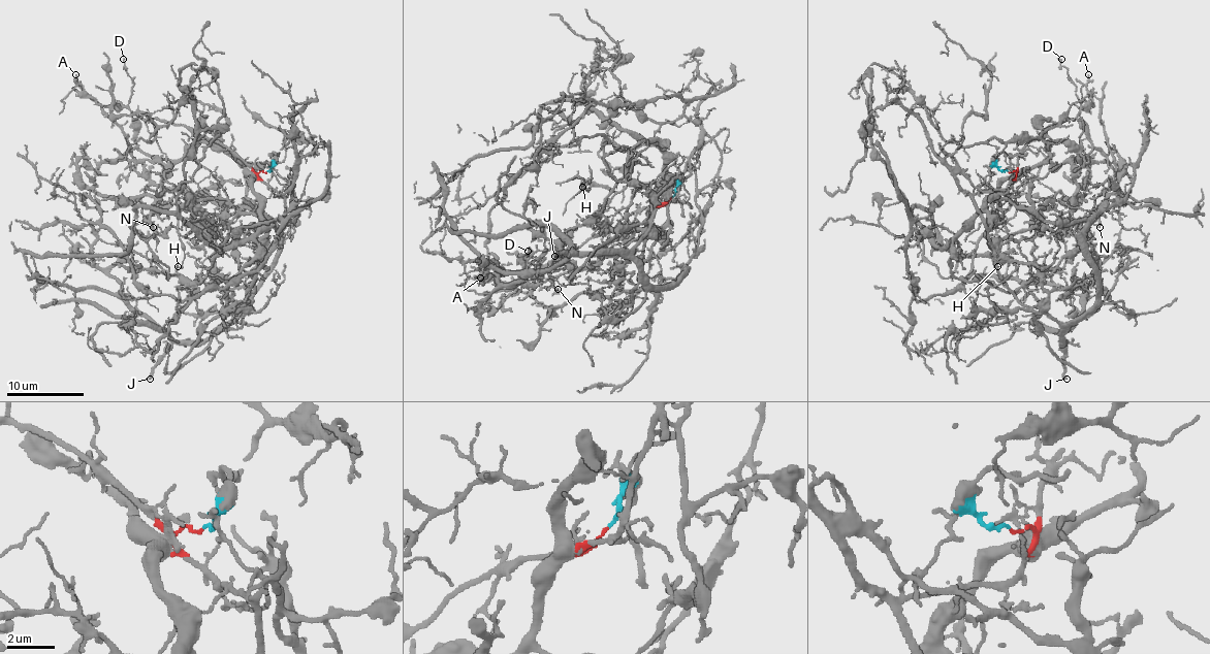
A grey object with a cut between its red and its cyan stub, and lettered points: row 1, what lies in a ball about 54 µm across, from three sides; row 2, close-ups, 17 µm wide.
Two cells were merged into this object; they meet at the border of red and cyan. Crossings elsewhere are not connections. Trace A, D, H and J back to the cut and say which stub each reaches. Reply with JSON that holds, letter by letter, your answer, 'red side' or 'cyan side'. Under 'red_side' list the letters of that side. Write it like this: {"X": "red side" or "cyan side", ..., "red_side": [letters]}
{"A": "red side", "D": "red side", "H": "red side", "J": "cyan side", "red_side": ["A", "D", "H"]}

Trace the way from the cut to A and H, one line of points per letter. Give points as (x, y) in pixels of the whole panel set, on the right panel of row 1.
A: (1008, 171), (1017, 170), (1021, 151), (1050, 126), (1073, 120), (1092, 104), (1086, 90), (1088, 74)
H: (1008, 171), (1015, 175), (1006, 189), (974, 197), (988, 227), (992, 200), (1001, 198), (992, 258), (998, 266)

